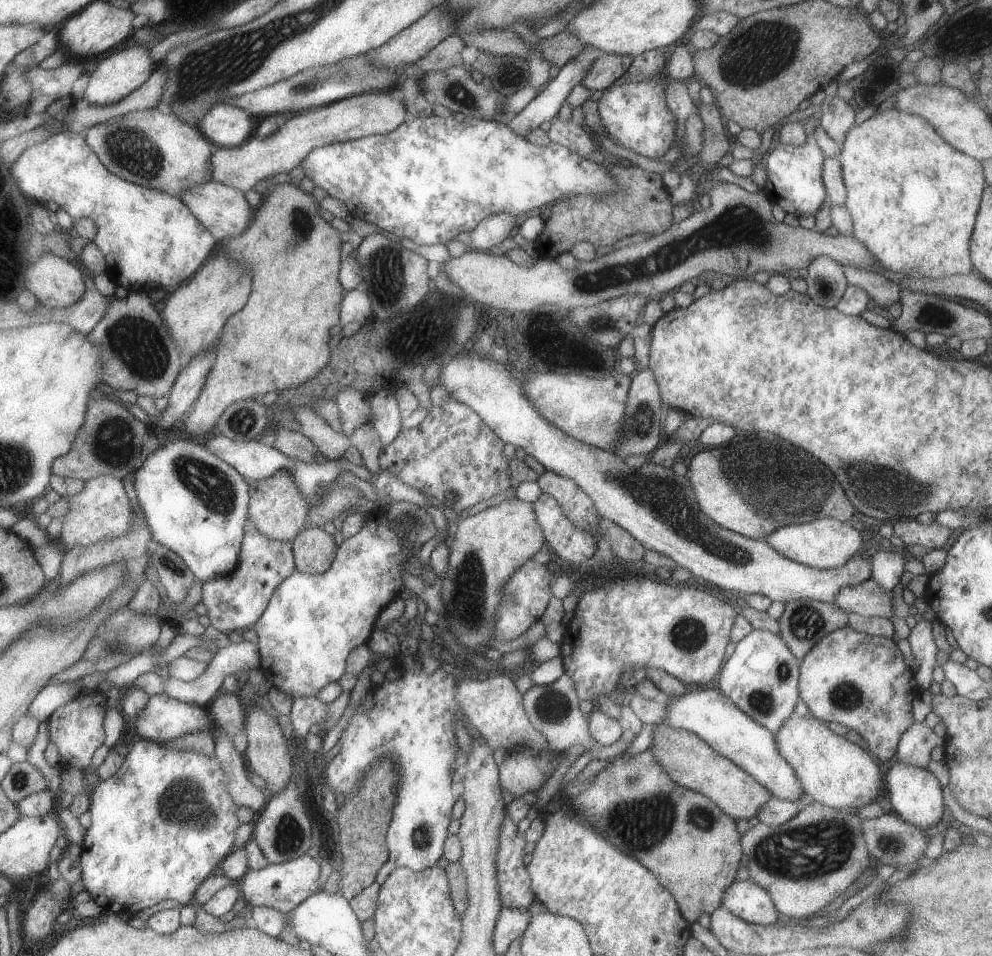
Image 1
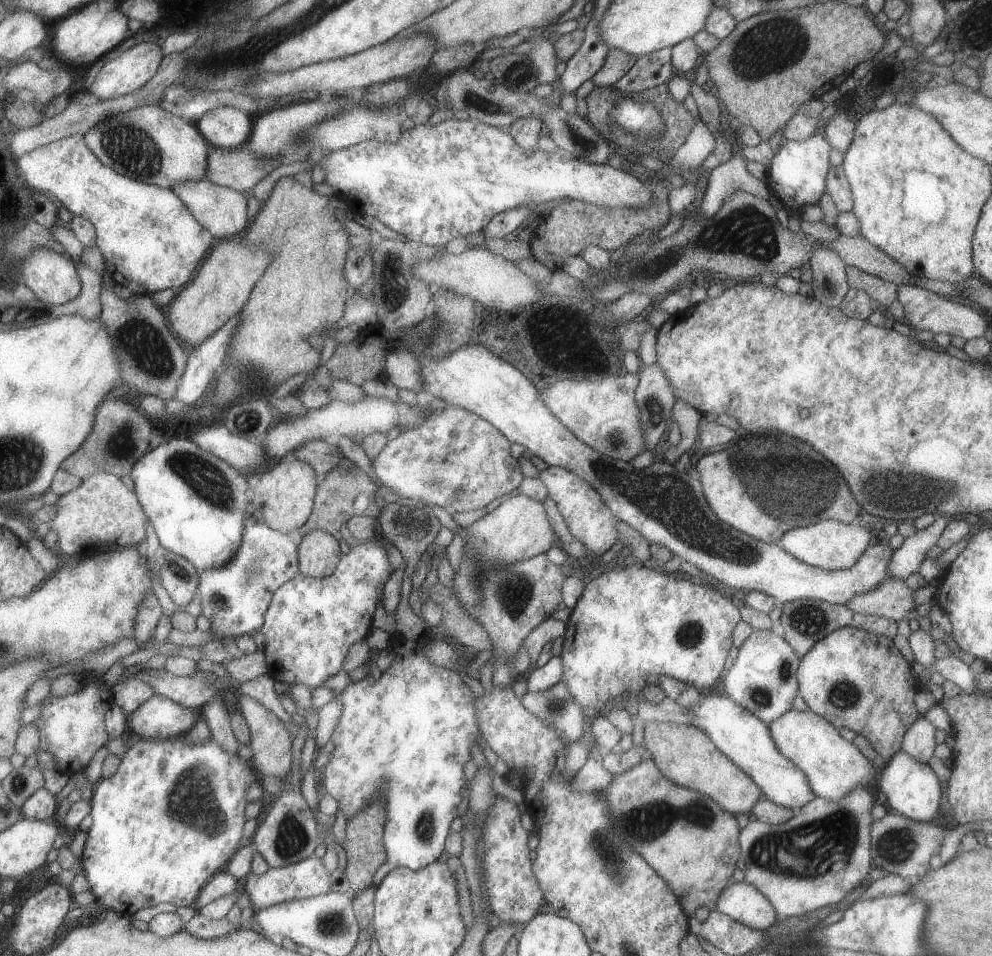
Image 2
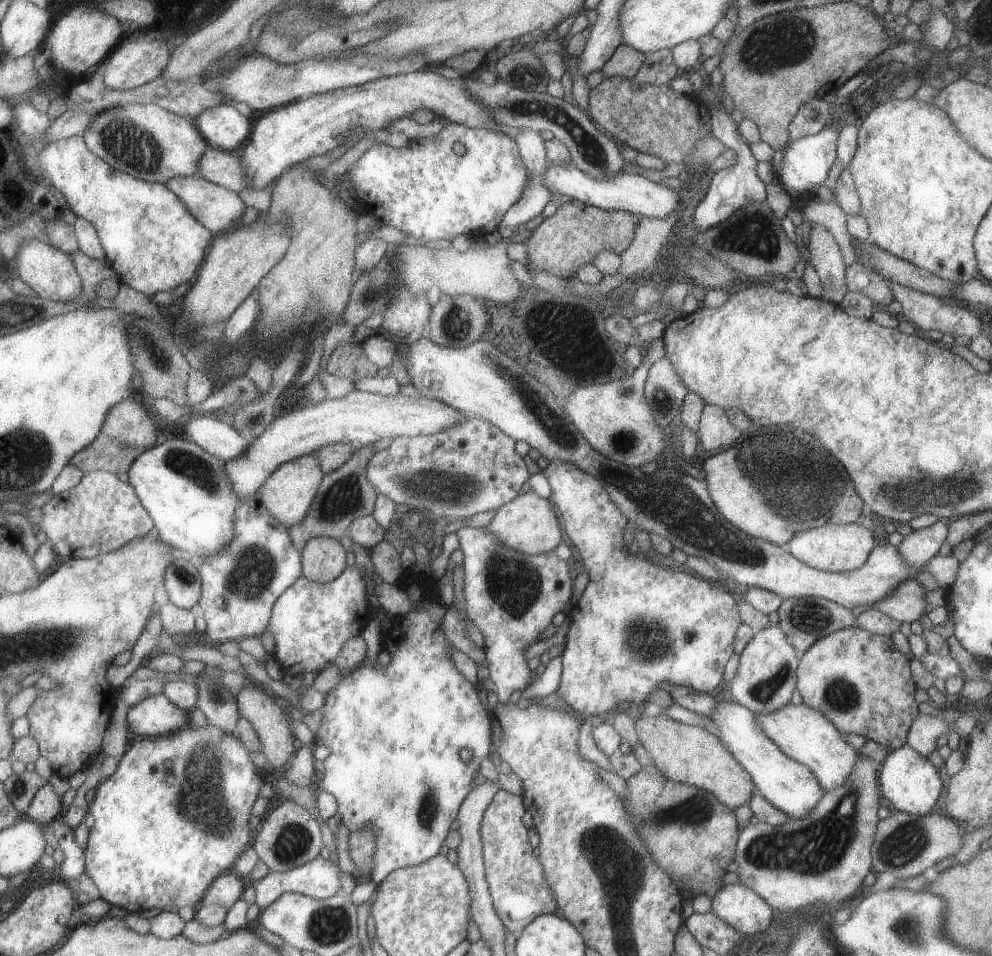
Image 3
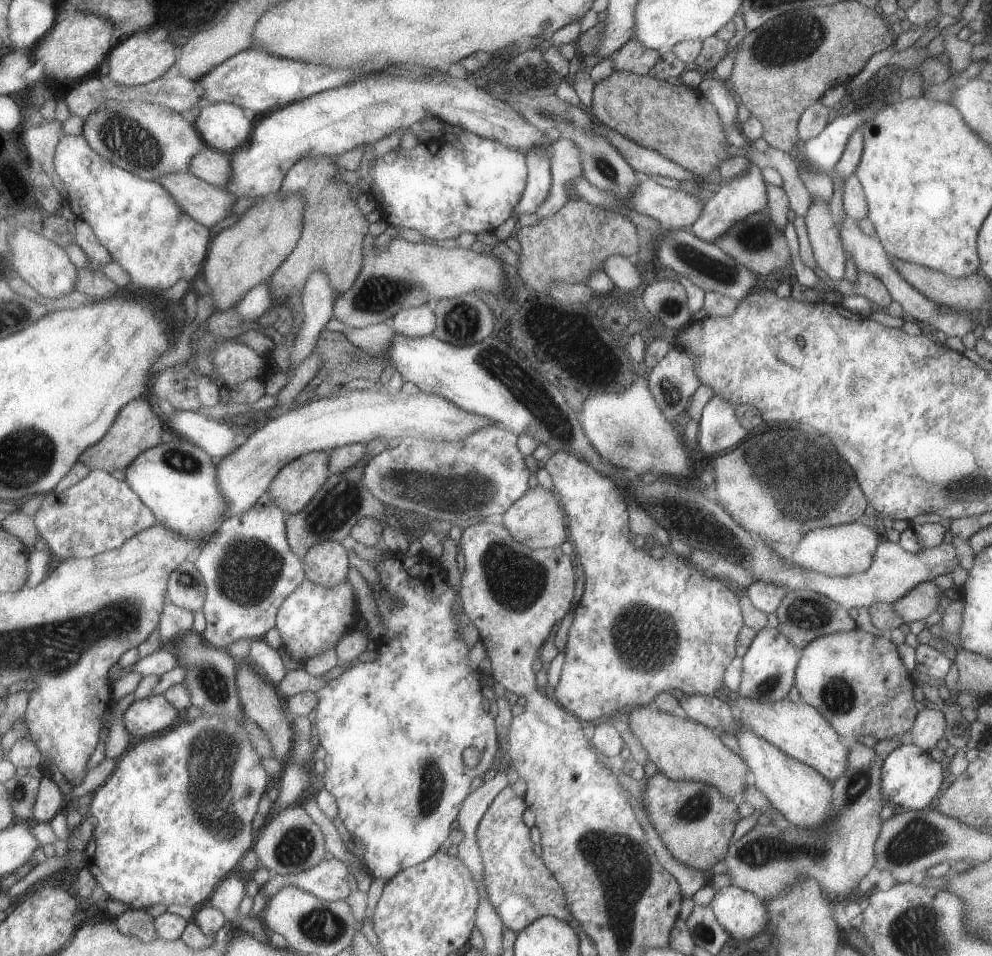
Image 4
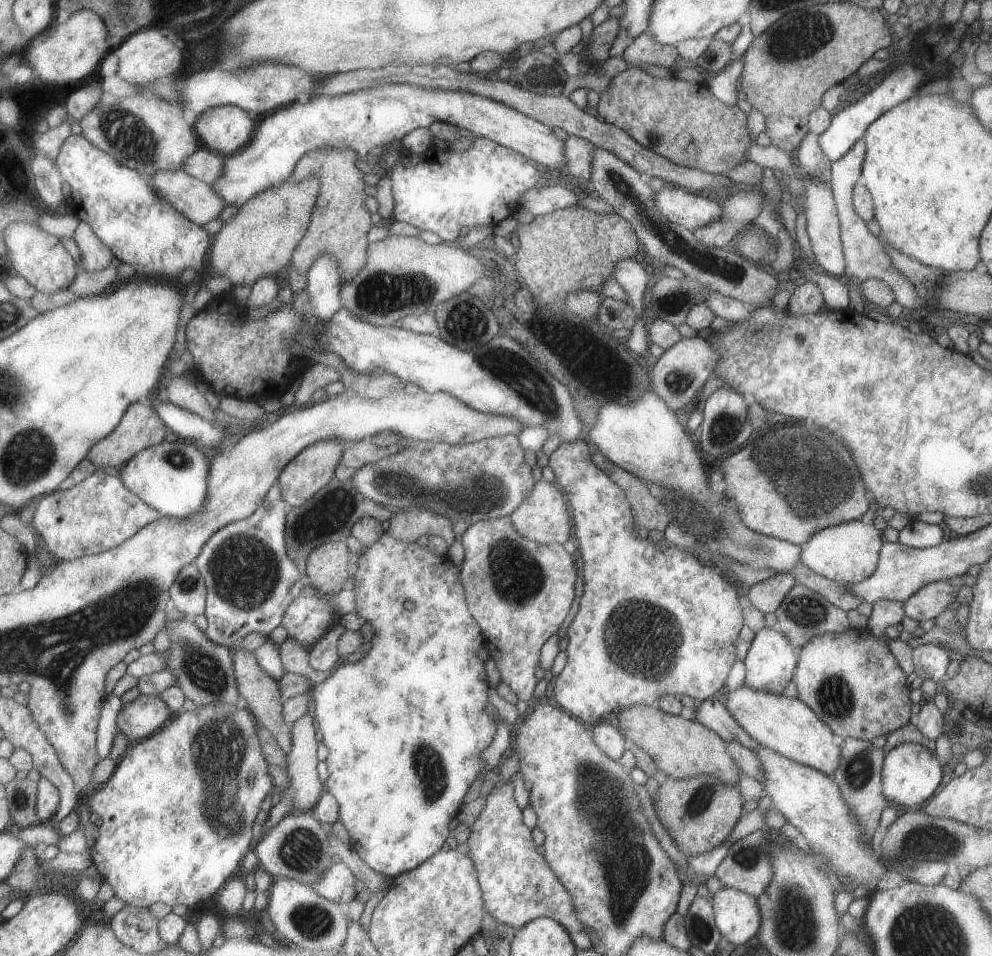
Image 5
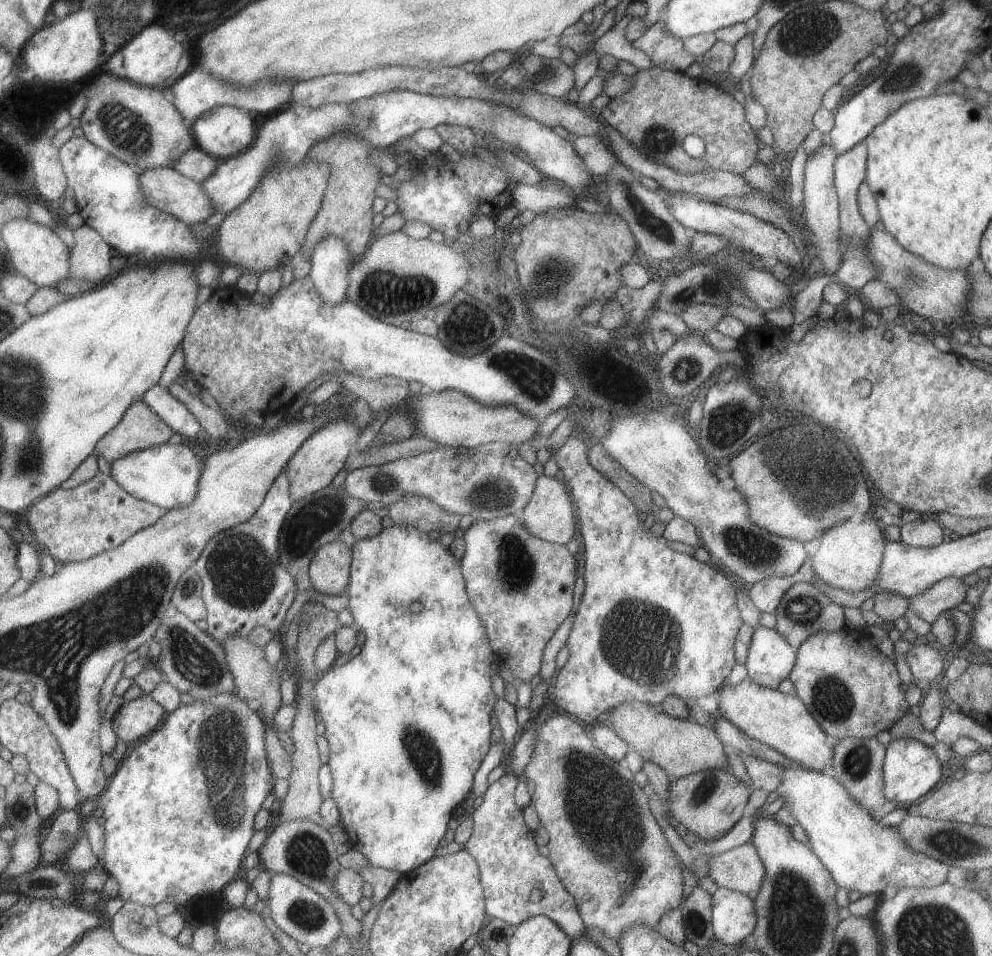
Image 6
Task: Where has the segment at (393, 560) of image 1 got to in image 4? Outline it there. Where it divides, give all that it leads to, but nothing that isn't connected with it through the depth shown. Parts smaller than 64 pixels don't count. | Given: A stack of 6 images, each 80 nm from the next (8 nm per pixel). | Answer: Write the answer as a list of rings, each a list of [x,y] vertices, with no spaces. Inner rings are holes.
[[[305,578],[285,598],[276,612],[274,627],[280,634],[281,645],[293,658],[304,664],[309,657],[333,648],[341,635],[354,628],[358,608],[351,590],[346,580],[326,589],[310,583]]]

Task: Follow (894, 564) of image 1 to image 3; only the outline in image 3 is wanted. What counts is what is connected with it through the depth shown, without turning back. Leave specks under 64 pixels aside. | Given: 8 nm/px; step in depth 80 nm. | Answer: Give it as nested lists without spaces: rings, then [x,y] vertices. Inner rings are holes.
[[[938,520],[936,523],[933,523],[928,527],[912,530],[905,536],[902,536],[902,541],[897,550],[910,567],[924,567],[928,562],[928,557],[936,554],[941,543],[946,540],[946,533],[947,524],[943,524],[943,522]]]

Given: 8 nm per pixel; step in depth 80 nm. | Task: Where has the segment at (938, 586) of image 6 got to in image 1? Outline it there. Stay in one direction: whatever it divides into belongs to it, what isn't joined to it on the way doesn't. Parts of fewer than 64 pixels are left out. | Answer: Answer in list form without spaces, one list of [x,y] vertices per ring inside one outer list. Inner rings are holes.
[[[869,579],[854,587],[845,587],[838,591],[834,602],[846,613],[857,613],[864,617],[893,618],[891,591],[881,588]]]

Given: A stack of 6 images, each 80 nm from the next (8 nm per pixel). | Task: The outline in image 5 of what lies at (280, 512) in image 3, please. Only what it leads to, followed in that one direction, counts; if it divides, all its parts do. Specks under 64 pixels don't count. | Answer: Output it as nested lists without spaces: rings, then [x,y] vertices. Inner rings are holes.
[[[331,437],[323,439],[300,450],[284,467],[278,476],[278,487],[280,488],[282,499],[288,508],[298,507],[305,502],[314,492],[325,486],[334,477],[334,470],[339,463],[339,459],[348,444],[341,439]]]

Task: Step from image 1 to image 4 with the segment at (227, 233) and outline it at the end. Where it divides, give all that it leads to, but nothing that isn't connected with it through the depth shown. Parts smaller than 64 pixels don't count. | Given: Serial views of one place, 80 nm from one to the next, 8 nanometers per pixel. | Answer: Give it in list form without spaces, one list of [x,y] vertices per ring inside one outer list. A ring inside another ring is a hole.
[[[188,172],[161,175],[156,181],[187,216],[208,229],[228,216],[235,202],[225,189],[211,186]]]

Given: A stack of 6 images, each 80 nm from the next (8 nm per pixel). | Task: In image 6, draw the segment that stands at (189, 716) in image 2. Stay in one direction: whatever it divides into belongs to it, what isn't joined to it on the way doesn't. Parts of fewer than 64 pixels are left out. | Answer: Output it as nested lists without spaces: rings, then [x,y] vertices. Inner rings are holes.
[[[149,693],[138,694],[114,712],[111,726],[118,740],[135,742],[149,736],[161,724],[164,716],[163,708]]]

